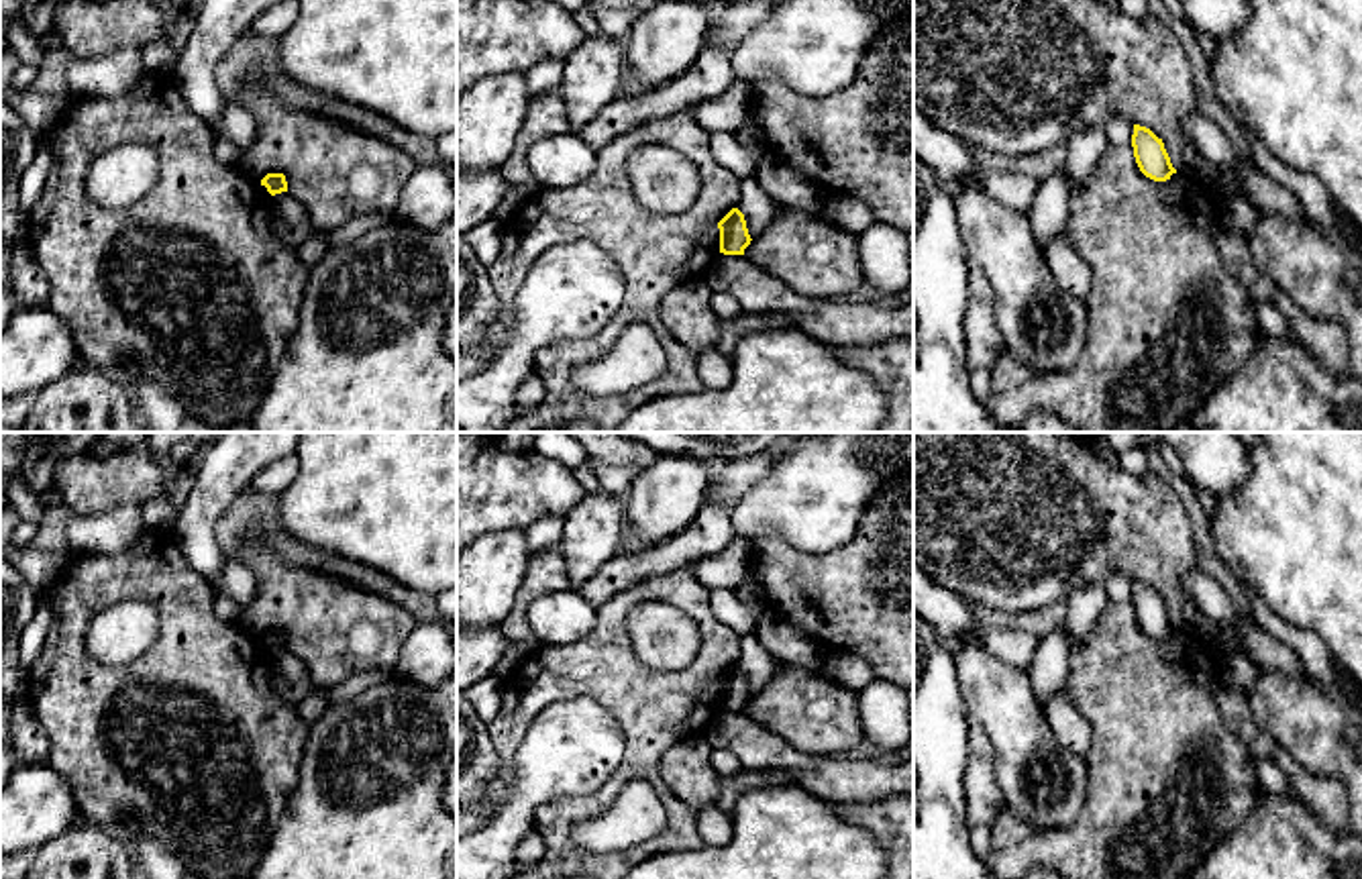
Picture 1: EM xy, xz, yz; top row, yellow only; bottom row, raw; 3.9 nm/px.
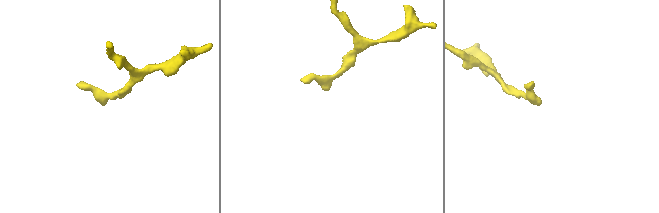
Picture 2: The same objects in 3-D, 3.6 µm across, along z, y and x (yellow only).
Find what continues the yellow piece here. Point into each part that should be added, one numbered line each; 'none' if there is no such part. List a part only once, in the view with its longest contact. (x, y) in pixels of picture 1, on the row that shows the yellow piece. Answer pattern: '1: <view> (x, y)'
none

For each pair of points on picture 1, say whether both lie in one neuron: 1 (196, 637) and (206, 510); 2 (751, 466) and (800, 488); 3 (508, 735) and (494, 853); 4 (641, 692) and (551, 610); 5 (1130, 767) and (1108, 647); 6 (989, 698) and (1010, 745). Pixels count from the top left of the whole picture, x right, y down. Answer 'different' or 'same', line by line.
1: different
2: different
3: different
4: different
5: same
6: same

